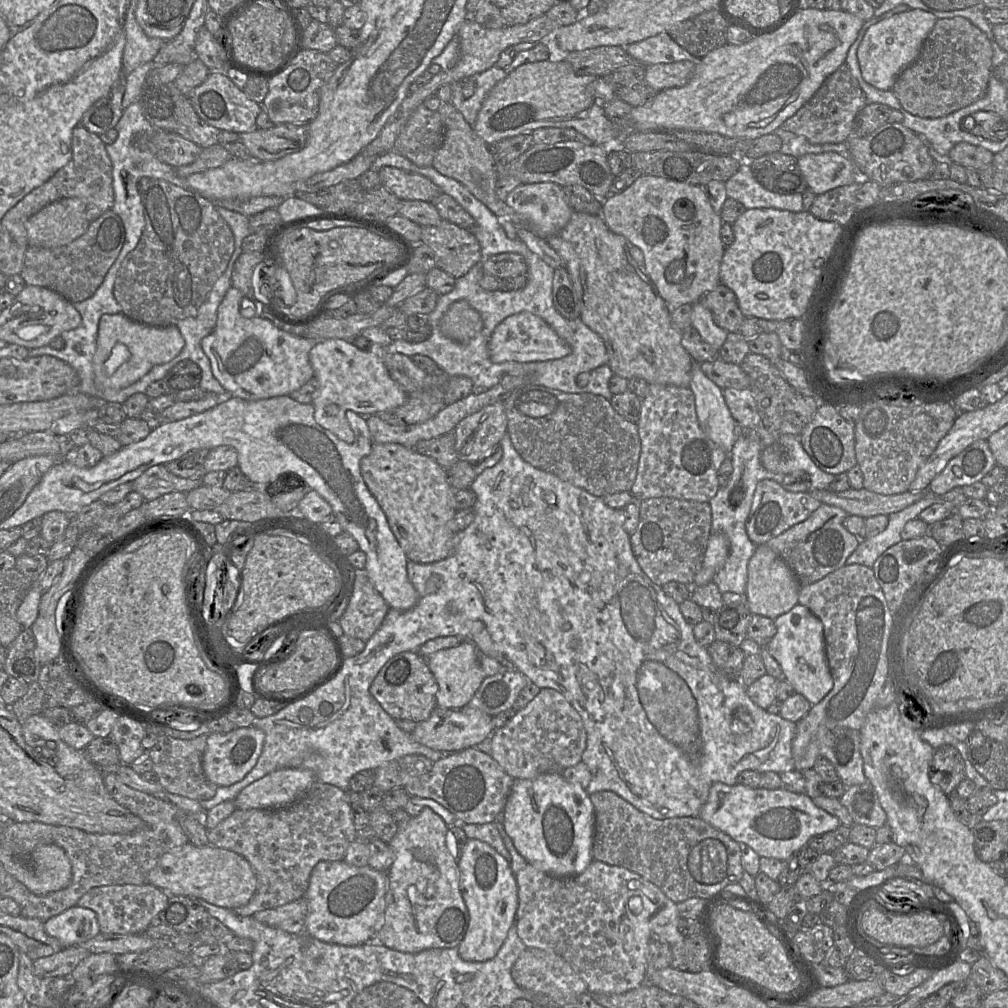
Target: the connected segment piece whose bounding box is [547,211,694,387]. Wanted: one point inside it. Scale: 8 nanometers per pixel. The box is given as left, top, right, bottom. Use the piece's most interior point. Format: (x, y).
(619, 302)

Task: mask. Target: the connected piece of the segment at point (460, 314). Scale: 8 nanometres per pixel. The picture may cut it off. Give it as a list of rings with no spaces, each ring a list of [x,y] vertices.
[[[465,300],[452,303],[440,321],[443,335],[461,344],[469,343],[482,329],[481,315]]]

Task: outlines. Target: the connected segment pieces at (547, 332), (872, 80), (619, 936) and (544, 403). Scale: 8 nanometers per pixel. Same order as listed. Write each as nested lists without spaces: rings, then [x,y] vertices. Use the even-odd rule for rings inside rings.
[[[530,312],[513,314],[497,325],[490,337],[488,349],[494,363],[555,360],[571,352],[570,346],[542,318]]]
[[[909,9],[870,26],[857,51],[863,79],[877,89],[892,90],[900,73],[919,56],[923,43],[937,20],[930,12]]]
[[[593,860],[581,874],[570,878],[559,878],[527,863],[515,874],[515,879],[518,886],[518,907],[515,921],[518,936],[528,948],[550,950],[563,957],[586,983],[589,993],[621,994],[639,987],[646,981],[647,949],[651,936],[659,935],[671,946],[685,938],[679,931],[679,921],[682,918],[679,916],[677,903],[670,900],[655,884],[626,868]]]
[[[529,384],[515,389],[503,402],[507,432],[514,448],[527,463],[601,498],[618,492],[630,492],[641,454],[638,426],[619,415],[605,397],[589,392],[566,393]]]

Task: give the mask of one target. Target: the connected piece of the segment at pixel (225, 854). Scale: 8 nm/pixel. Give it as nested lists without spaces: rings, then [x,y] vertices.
[[[190,842],[163,854],[156,866],[147,873],[147,883],[160,889],[168,889],[176,896],[202,898],[210,904],[229,909],[245,906],[257,888],[255,872],[246,858],[225,848],[196,846]]]

